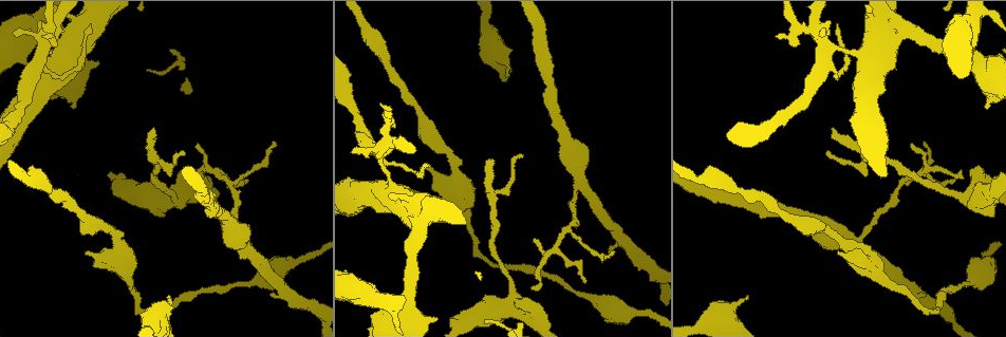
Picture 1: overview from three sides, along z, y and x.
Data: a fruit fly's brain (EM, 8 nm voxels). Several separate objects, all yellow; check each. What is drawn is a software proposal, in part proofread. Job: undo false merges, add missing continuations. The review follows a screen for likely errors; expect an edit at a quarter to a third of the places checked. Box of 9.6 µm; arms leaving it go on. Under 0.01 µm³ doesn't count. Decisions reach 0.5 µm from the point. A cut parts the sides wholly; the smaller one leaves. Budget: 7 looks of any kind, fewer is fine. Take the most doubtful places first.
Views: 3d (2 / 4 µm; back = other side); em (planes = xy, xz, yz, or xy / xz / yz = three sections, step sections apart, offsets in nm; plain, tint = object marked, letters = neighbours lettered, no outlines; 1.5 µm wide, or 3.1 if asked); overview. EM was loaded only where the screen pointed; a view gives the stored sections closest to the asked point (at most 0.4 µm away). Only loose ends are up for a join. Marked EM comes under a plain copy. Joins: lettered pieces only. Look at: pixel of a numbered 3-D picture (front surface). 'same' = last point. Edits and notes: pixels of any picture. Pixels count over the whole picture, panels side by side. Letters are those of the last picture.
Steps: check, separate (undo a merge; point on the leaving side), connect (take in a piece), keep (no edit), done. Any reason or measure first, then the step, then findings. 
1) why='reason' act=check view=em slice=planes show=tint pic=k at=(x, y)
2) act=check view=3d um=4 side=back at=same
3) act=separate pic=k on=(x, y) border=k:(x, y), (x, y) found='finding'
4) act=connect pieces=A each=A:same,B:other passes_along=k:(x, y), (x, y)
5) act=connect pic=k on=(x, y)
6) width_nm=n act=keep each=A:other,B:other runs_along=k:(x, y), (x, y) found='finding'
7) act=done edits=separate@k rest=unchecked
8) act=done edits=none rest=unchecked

act=check view=em slice=xy step=8 show=letters pic=1 at=(979, 167)

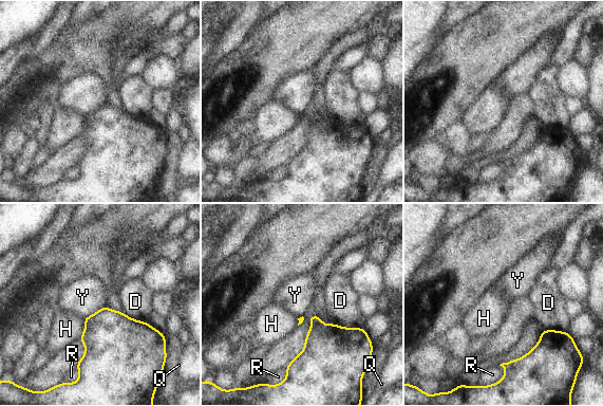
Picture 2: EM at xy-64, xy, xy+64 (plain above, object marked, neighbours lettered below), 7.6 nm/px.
why='cut it another way' act=check view=em slice=planes show=letters at=same

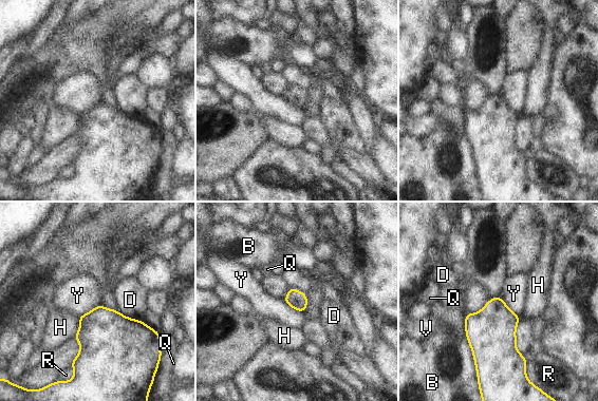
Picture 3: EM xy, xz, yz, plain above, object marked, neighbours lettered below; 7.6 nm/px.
act=keep each=B:other,D:other,H:other,Q:other,R:other,V:other,Y:other border=3:(499, 296), (519, 317) found='no lettered piece goes on from it'

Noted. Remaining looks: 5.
why='two arms in line, one across' act=check view=em slice=yz step=4 show=tint pic=1 at=(495, 198)

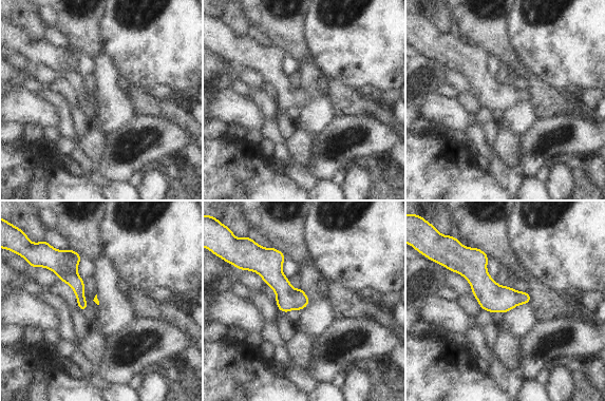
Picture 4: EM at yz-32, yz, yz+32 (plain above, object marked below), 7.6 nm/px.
act=check view=em slice=planes show=tint at=same

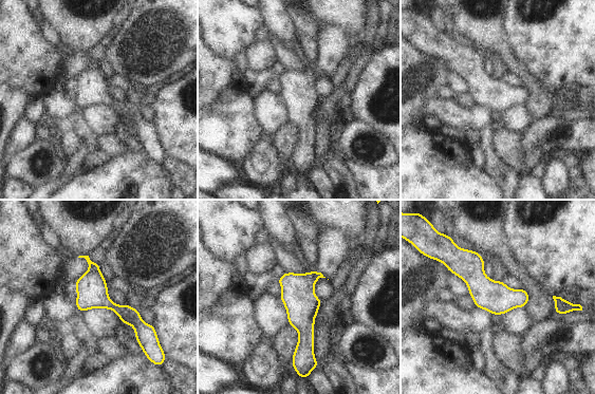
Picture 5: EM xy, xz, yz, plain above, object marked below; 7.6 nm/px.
act=check view=em slice=planes show=letters at=same

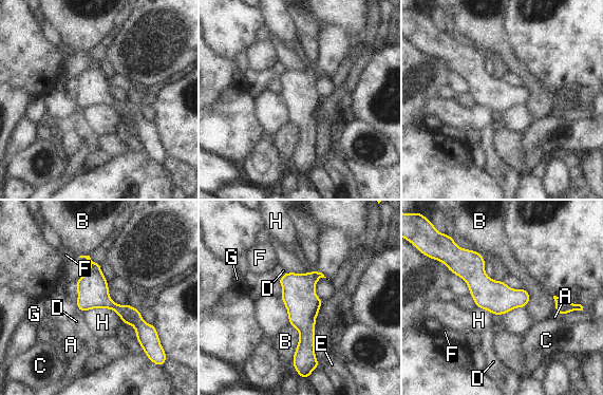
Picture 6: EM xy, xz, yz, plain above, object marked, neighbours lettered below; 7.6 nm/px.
act=keep each=A:other,B:other,C:other,D:other,E:other,F:other,G:other,H:other runs_along=6:(92, 264), (94, 287), (145, 332), (146, 349) found='continuous, no second neuron'

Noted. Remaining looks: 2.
why='tapers out' act=check view=em slice=xy step=4 show=letters pic=1 at=(428, 165)

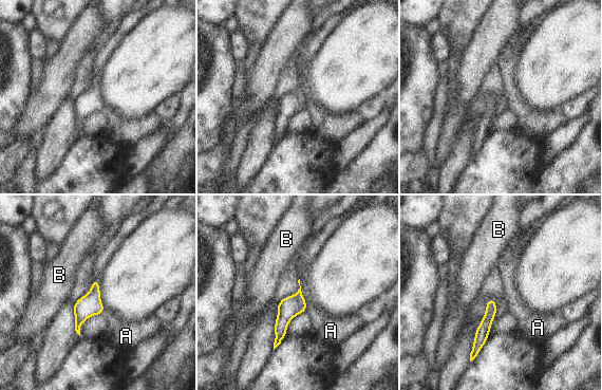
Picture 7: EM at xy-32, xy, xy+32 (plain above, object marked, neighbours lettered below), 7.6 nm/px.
act=keep each=A:other,B:other runs_along=7:(492, 301), (491, 312), (474, 352) found='no lettered piece goes on from it'

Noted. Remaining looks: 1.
act=done edits=none rest=unchecked

